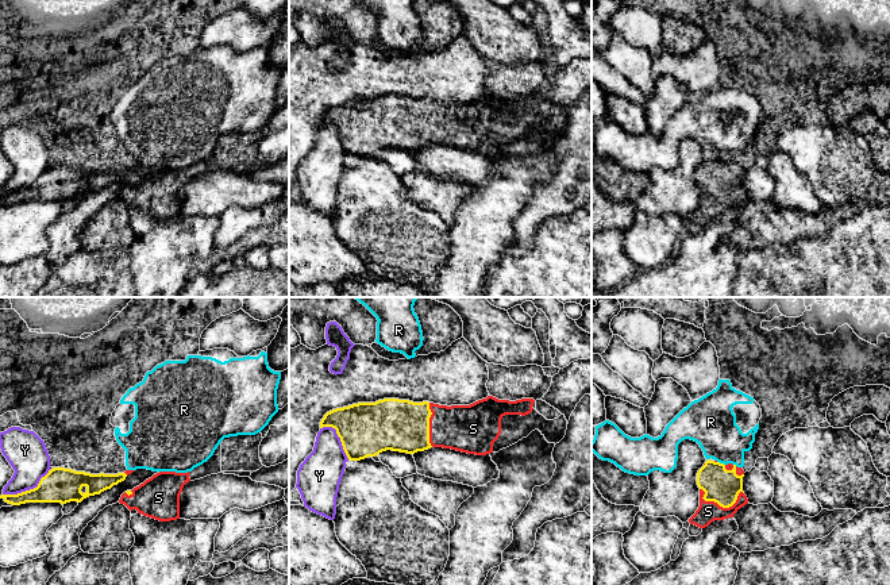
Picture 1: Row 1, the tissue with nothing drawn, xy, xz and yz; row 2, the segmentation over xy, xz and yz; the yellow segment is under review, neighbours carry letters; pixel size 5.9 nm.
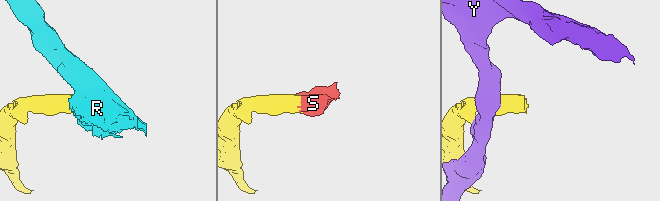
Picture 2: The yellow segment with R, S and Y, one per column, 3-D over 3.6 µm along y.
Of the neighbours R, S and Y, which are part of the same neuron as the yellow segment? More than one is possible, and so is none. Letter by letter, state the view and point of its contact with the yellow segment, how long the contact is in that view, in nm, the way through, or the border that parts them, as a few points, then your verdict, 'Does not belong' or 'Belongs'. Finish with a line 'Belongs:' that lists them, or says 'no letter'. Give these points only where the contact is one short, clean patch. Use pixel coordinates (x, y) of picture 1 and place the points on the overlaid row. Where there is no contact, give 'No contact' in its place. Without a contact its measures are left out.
R: Touches yellow at yz (721, 464). Shared border 50 nm. Boundary: yz (717, 461), (724, 465). Does not belong
S: Touches yellow at yz (720, 505). Shared border 260 nm. Path across: yz (720, 485), (720, 505), (713, 505), (708, 511). Belongs
Y: Touches yellow at xy (27, 491). Shared border 320 nm. Boundary: xy (49, 469), (35, 487), (3, 495). Does not belong
Belongs: S

